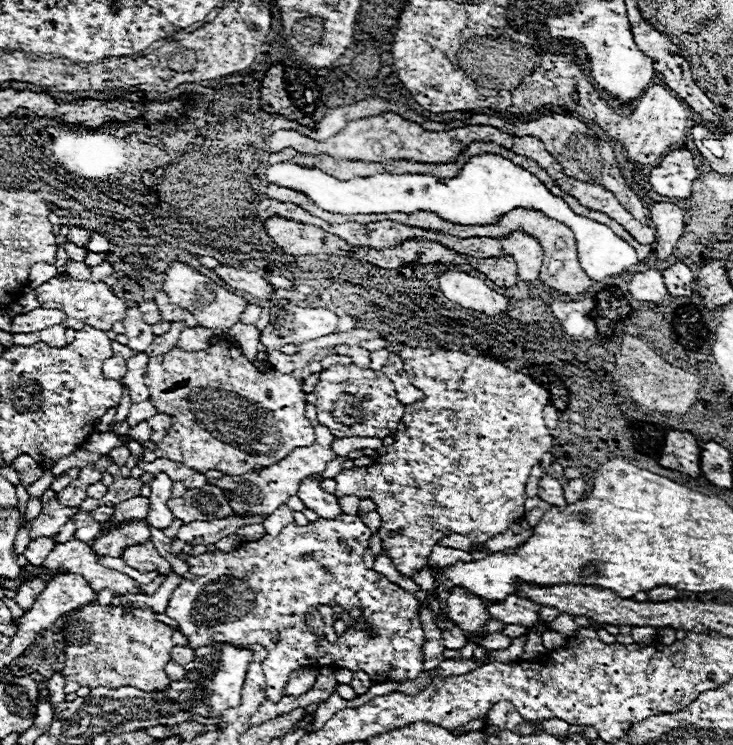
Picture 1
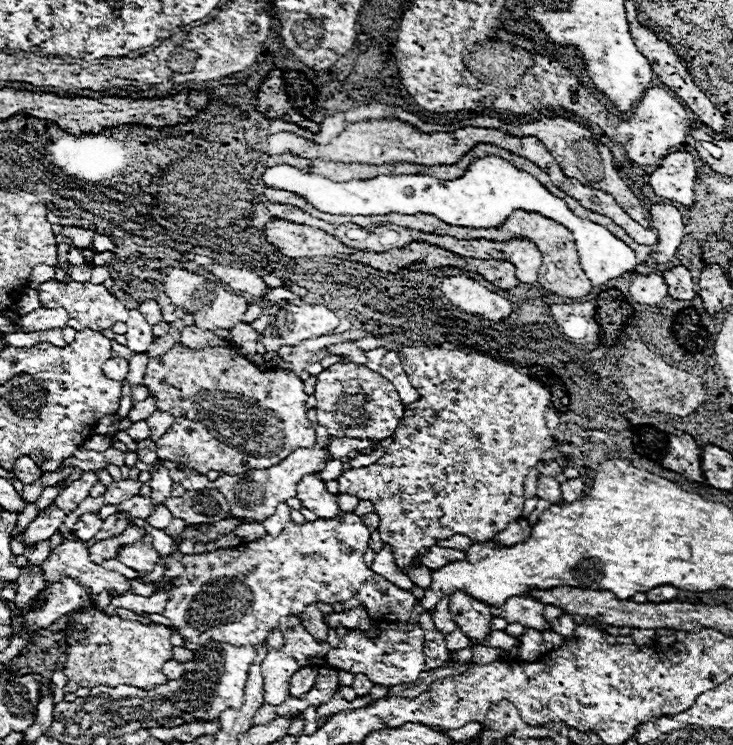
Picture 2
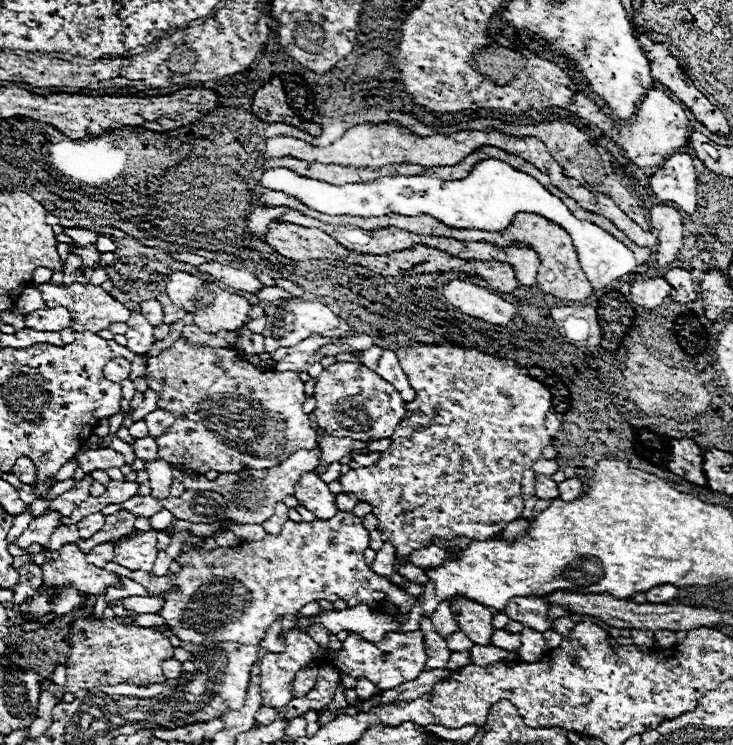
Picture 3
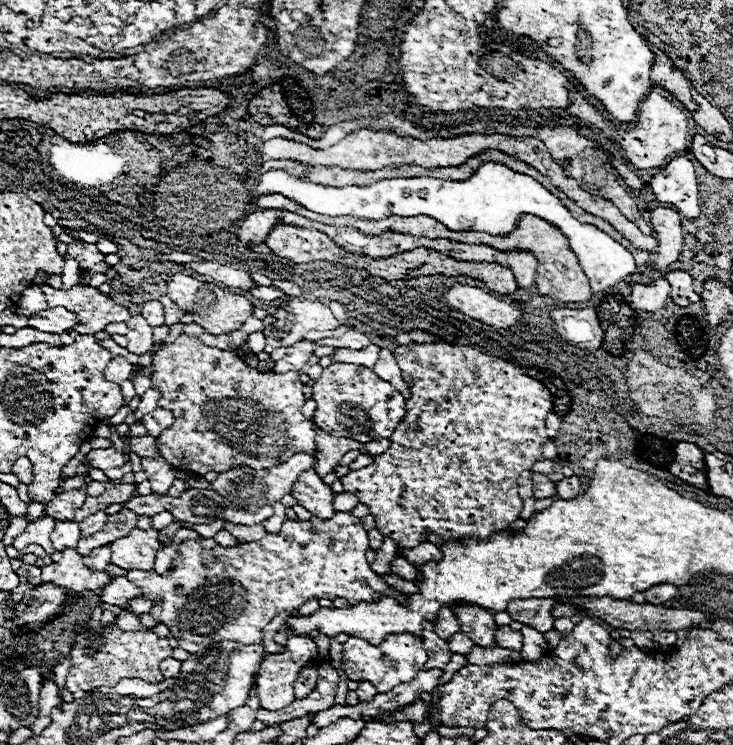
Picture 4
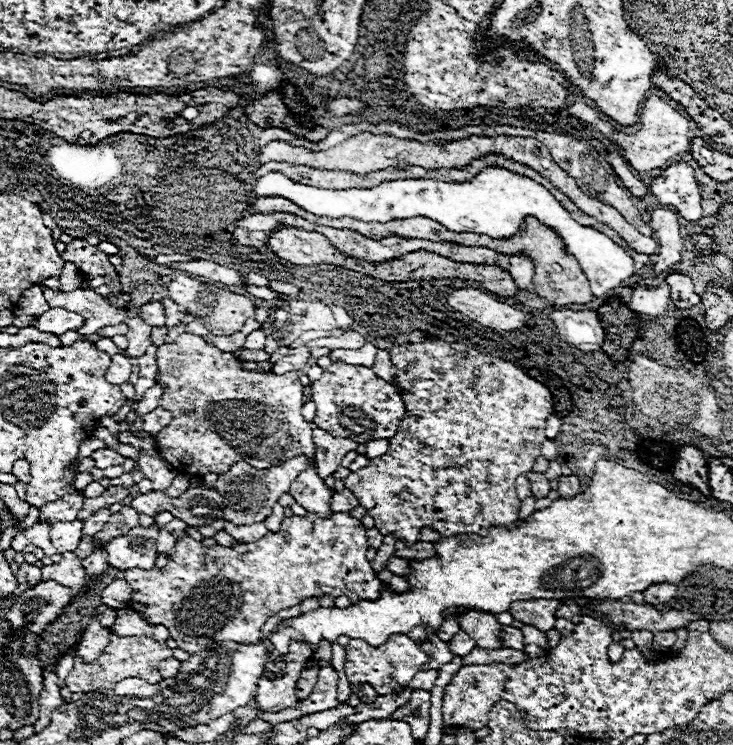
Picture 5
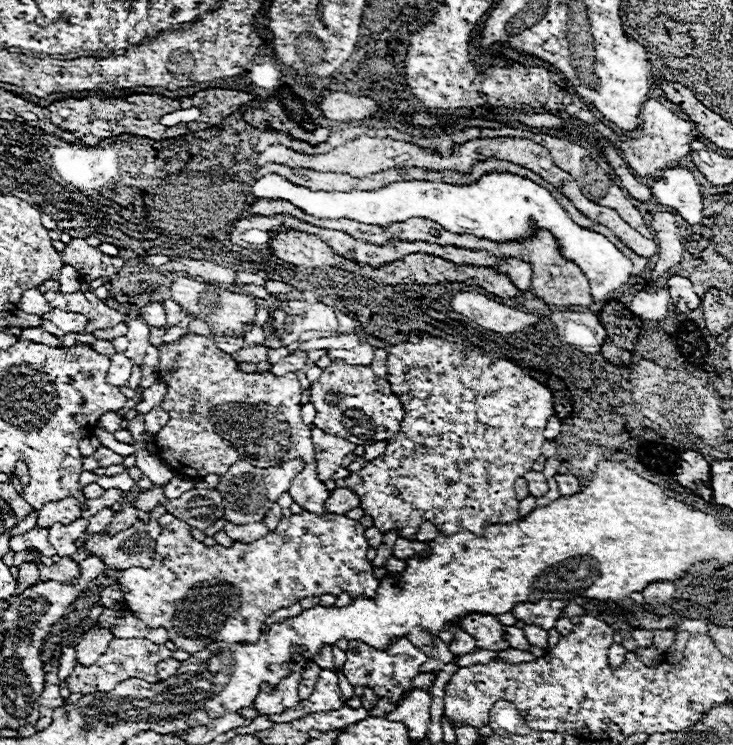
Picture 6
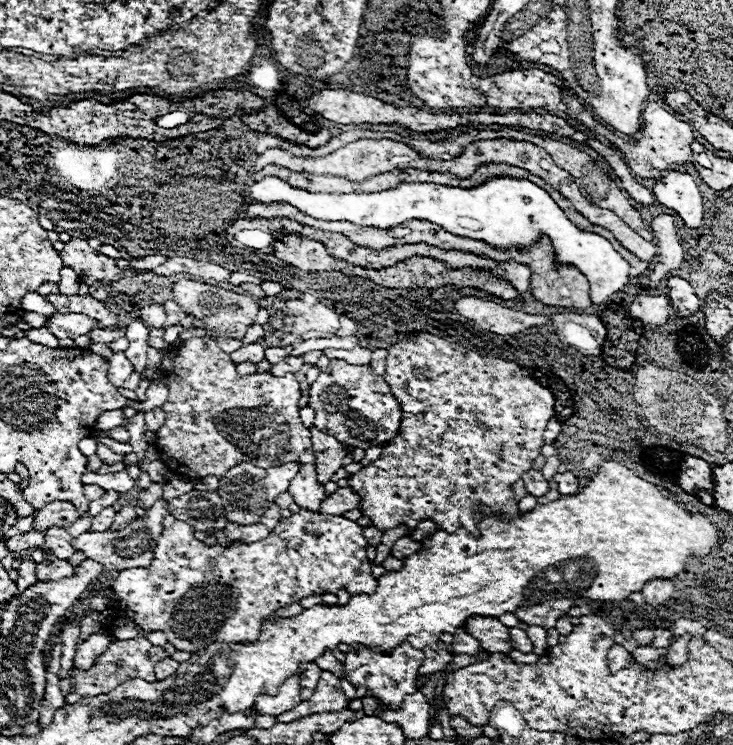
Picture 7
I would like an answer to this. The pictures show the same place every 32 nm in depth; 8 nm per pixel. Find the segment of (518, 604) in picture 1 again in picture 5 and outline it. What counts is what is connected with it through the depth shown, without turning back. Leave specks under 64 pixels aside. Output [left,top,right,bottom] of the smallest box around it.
[508,600,560,632]

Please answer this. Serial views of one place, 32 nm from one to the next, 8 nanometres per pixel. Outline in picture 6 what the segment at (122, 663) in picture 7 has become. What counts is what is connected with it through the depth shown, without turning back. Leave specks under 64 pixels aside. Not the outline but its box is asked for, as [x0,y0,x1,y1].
[66,638,172,694]

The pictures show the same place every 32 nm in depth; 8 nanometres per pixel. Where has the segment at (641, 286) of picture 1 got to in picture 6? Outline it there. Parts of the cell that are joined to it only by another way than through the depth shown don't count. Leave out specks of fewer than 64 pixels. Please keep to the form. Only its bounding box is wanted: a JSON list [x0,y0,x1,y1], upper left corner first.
[628,288,670,322]

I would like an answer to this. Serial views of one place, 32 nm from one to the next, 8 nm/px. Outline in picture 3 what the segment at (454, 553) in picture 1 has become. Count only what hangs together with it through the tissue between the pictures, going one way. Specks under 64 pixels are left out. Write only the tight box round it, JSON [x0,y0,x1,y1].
[410,544,448,568]

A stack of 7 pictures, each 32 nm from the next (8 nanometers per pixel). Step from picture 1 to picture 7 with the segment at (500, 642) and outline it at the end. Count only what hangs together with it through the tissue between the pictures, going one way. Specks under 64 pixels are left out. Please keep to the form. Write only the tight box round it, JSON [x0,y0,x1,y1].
[508,628,532,652]

